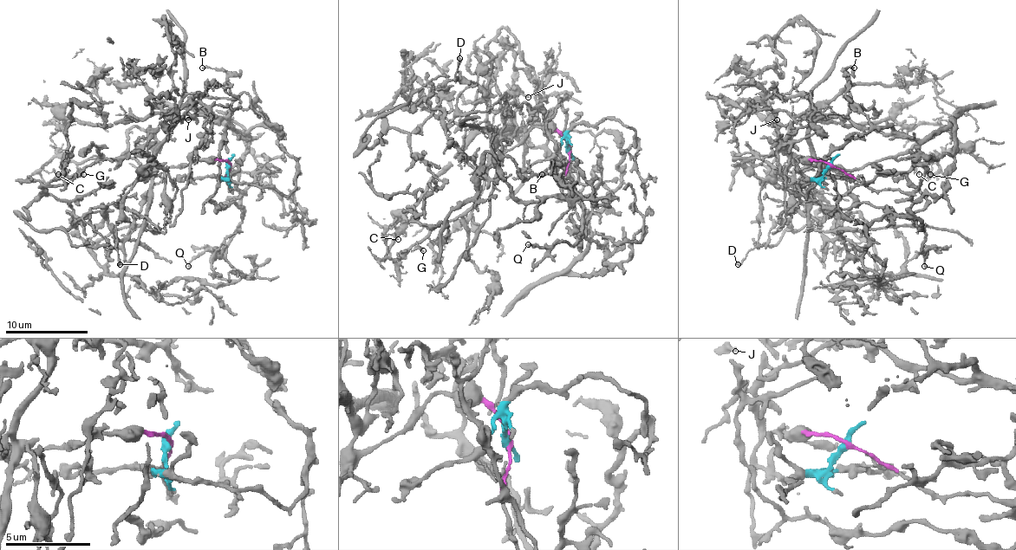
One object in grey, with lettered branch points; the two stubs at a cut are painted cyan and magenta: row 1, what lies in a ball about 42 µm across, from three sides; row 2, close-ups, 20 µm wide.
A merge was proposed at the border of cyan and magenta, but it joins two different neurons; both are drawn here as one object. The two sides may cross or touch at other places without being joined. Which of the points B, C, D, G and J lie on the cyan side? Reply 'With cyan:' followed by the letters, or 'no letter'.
With cyan: B

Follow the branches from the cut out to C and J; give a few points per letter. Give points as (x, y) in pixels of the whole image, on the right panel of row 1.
C: (831, 165), (807, 159), (848, 170), (891, 158), (918, 162), (939, 158), (916, 168), (918, 174)
J: (831, 165), (807, 159), (834, 168), (817, 158), (809, 122), (803, 119), (780, 125), (776, 120)

